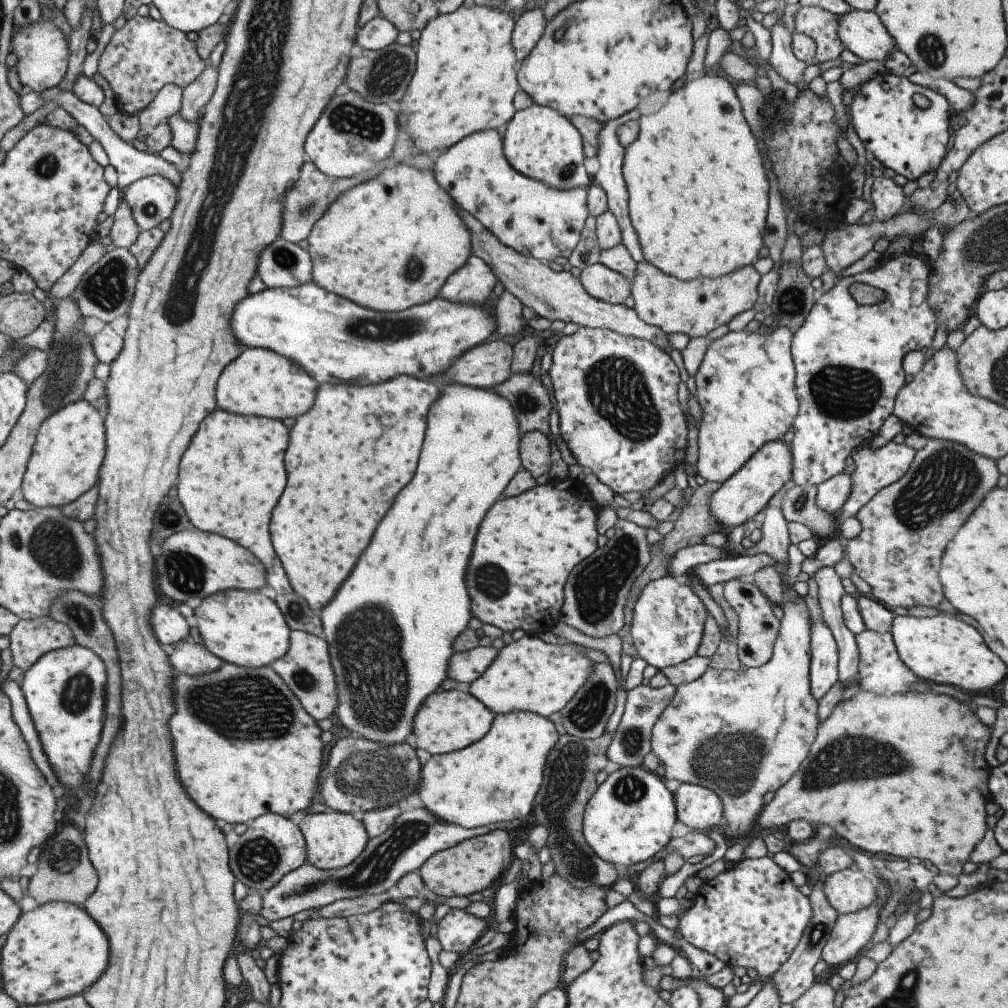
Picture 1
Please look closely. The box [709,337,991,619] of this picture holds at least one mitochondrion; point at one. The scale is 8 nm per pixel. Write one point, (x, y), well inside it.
(943, 483)

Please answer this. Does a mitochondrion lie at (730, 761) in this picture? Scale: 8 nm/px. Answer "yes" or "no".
yes

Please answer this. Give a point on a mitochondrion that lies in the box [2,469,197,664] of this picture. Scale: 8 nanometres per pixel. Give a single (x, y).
(52, 544)

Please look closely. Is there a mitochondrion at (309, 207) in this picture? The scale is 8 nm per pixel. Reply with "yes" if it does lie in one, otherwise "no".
yes

